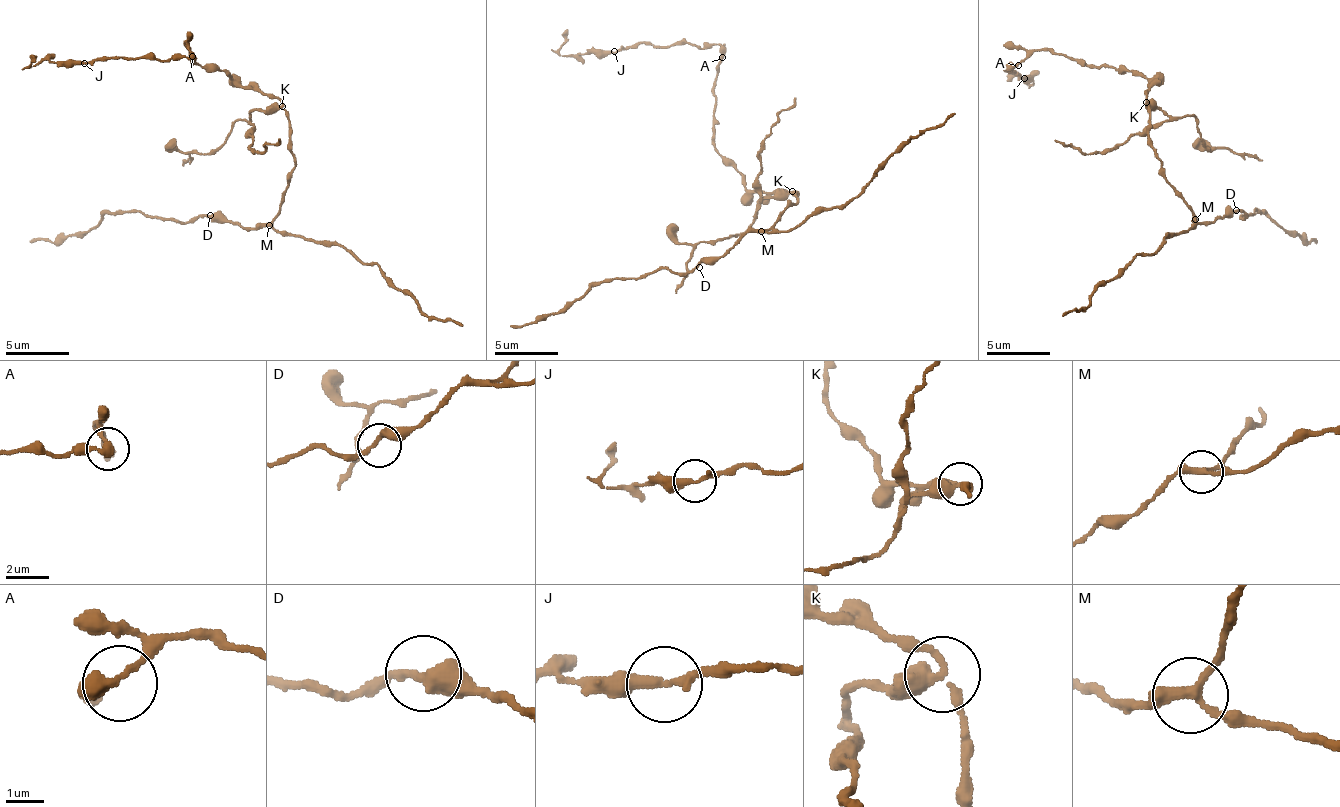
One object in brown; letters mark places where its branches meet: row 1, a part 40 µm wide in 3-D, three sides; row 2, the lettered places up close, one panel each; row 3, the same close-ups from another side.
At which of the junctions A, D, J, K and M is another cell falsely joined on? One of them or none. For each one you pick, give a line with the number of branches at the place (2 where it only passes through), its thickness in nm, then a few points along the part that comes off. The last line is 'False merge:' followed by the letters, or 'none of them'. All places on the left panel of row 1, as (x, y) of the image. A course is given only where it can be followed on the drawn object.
K: branches 3; calibre 280 nm; course (283, 105), (255, 109), (249, 116), (251, 120), (240, 121), (219, 147), (200, 153), (193, 151), (184, 166)
False merge: K

